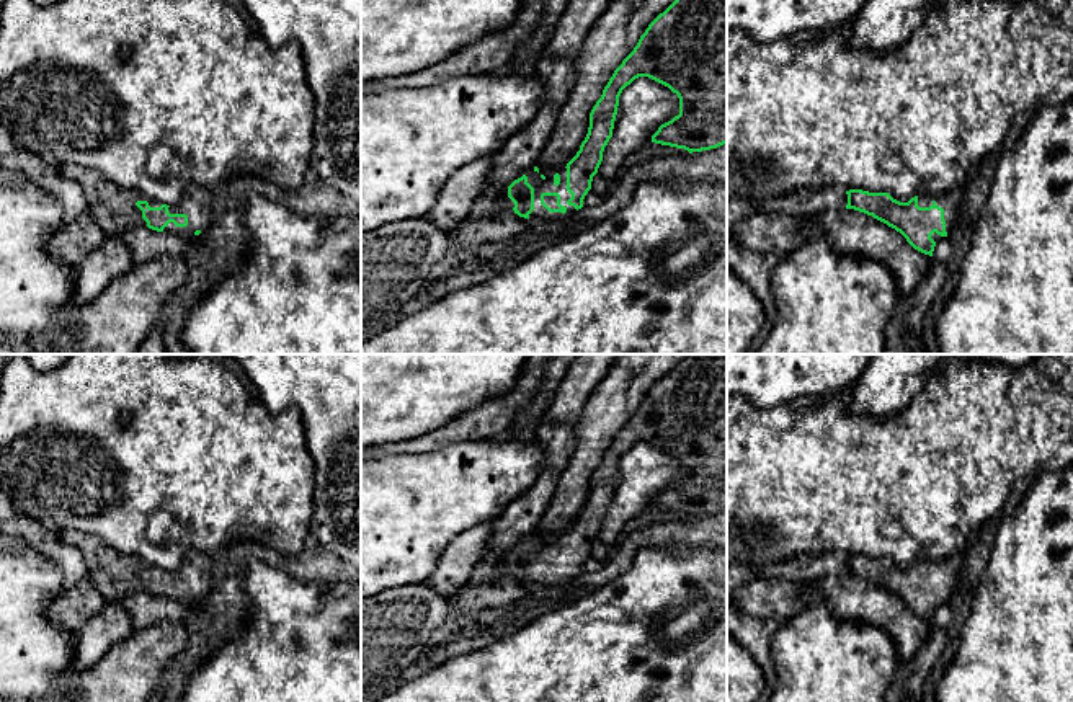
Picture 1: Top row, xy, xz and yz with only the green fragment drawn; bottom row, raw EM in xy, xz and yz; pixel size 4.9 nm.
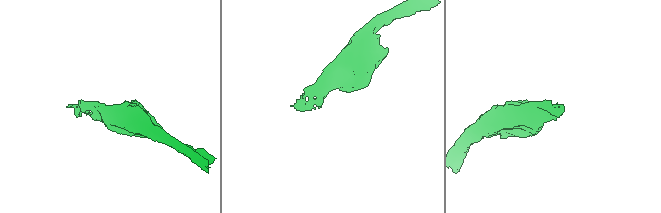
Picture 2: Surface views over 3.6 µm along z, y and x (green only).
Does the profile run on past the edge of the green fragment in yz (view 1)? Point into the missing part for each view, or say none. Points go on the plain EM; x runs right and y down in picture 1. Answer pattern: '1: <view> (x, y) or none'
1: yz (951, 567)

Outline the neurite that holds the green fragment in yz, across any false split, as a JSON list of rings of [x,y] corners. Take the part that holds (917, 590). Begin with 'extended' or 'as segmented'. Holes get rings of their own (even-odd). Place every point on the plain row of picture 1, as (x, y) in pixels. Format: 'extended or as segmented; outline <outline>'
extended; outline [[[964,549],[928,562],[915,562],[908,568],[888,558],[849,555],[846,575],[872,581],[900,598],[918,617],[933,622],[936,609],[954,594],[964,571]]]

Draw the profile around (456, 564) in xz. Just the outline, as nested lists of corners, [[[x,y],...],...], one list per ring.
[[[487,521],[457,535],[443,552],[438,568],[425,581],[425,586],[444,598],[449,598],[464,588],[474,566],[483,557],[492,526],[493,521]]]

